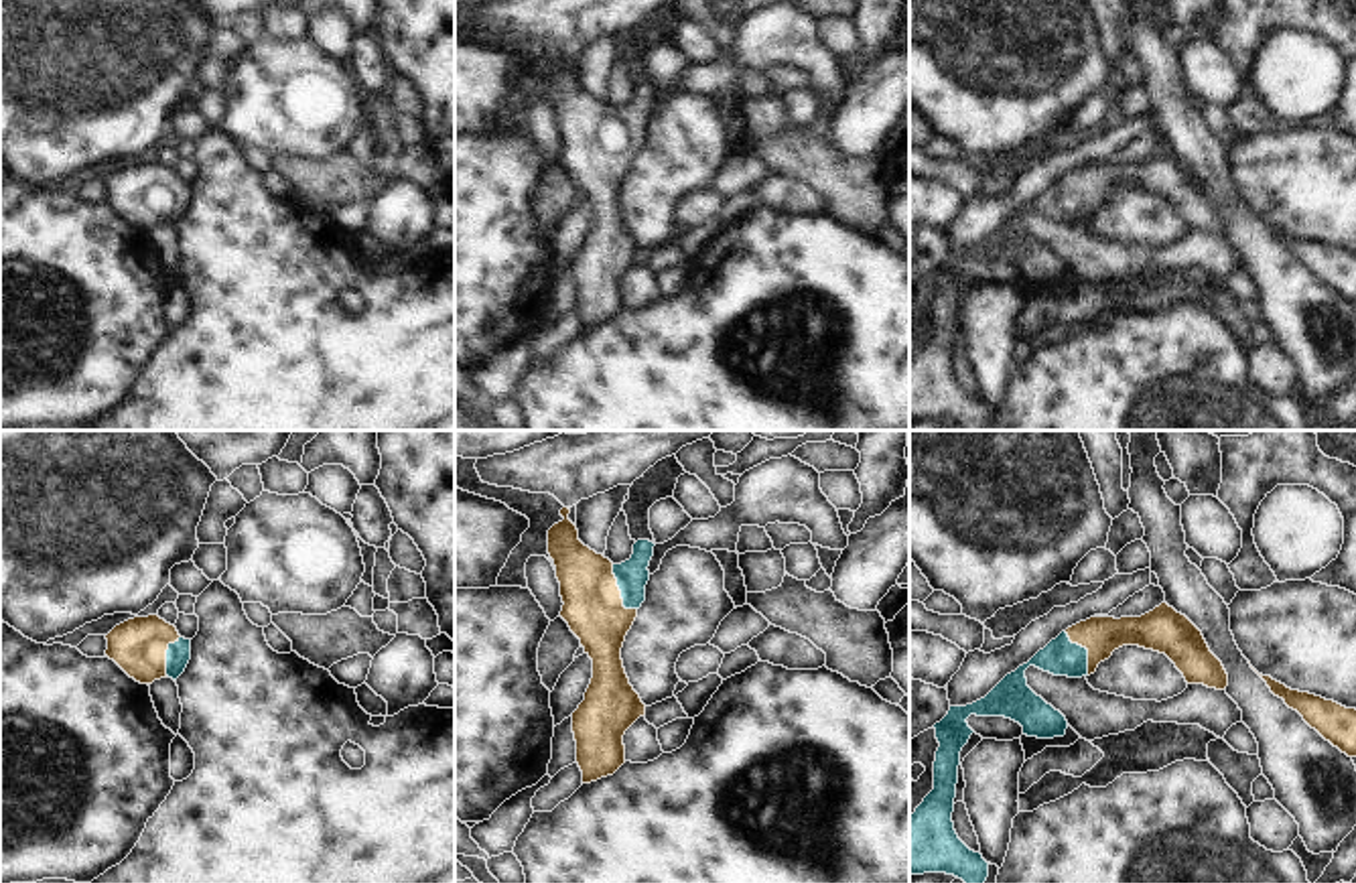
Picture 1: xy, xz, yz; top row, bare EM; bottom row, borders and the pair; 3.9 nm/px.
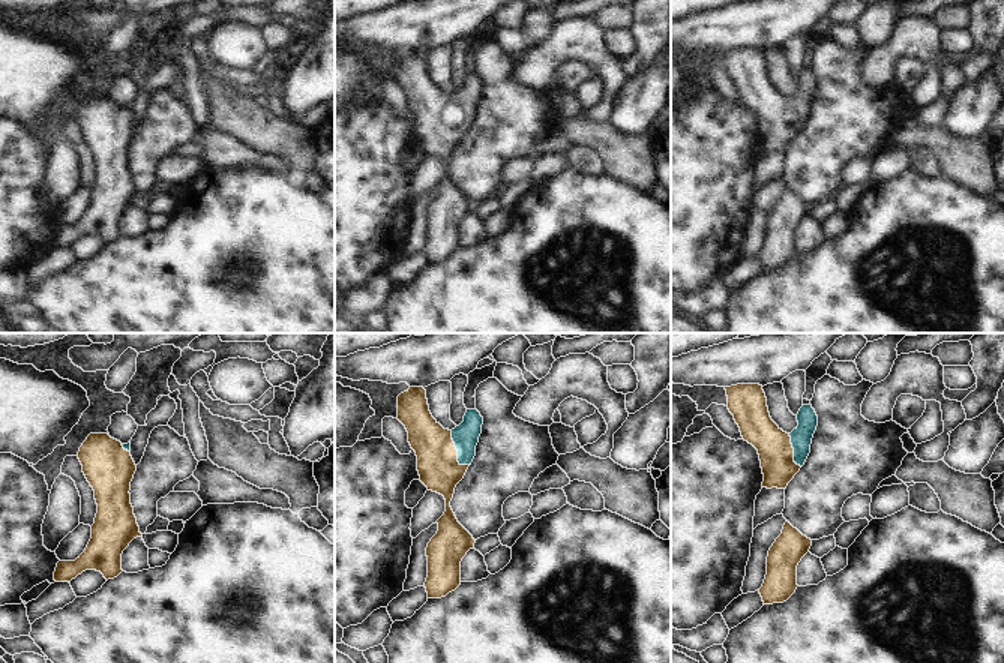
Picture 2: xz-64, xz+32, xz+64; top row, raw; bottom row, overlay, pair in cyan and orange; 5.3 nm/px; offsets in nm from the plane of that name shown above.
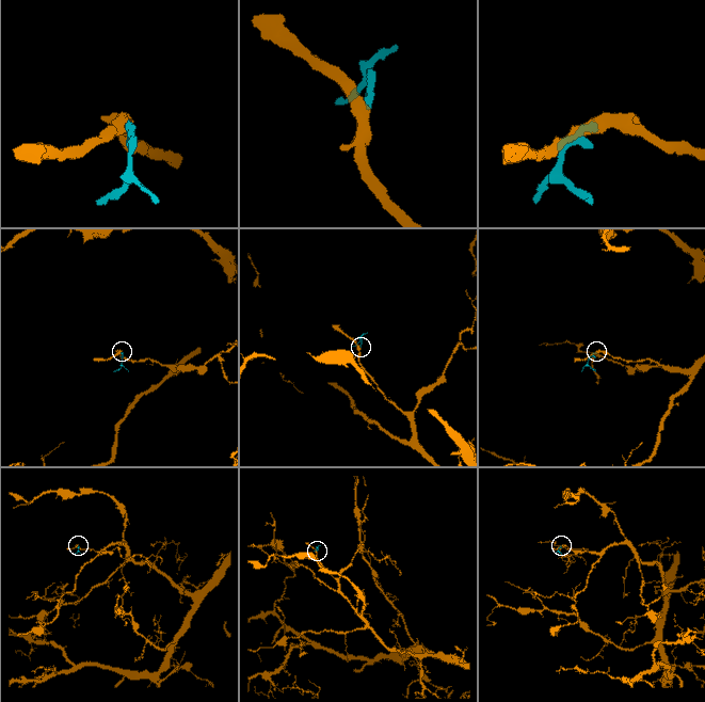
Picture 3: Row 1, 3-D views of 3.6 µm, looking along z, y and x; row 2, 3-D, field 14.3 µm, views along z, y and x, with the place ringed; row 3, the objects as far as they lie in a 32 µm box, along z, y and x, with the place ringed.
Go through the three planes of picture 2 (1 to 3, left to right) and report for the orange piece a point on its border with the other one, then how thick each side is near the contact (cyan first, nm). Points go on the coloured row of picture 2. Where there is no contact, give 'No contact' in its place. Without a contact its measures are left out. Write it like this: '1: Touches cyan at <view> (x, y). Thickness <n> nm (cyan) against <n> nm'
1: Touches cyan at xz-64 (125, 449). Thickness 30 nm (cyan) against 260 nm
2: Touches cyan at xz+32 (458, 452). Thickness 140 nm (cyan) against 220 nm
3: Touches cyan at xz+64 (794, 450). Thickness 110 nm (cyan) against 190 nm.

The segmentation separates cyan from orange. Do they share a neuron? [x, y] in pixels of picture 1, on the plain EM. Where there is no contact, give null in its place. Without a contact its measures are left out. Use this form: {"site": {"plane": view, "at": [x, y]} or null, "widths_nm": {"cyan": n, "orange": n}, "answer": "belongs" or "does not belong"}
{"site": {"plane": "xz", "at": [620, 134]}, "widths_nm": {"cyan": 130, "orange": 240}, "answer": "belongs"}

